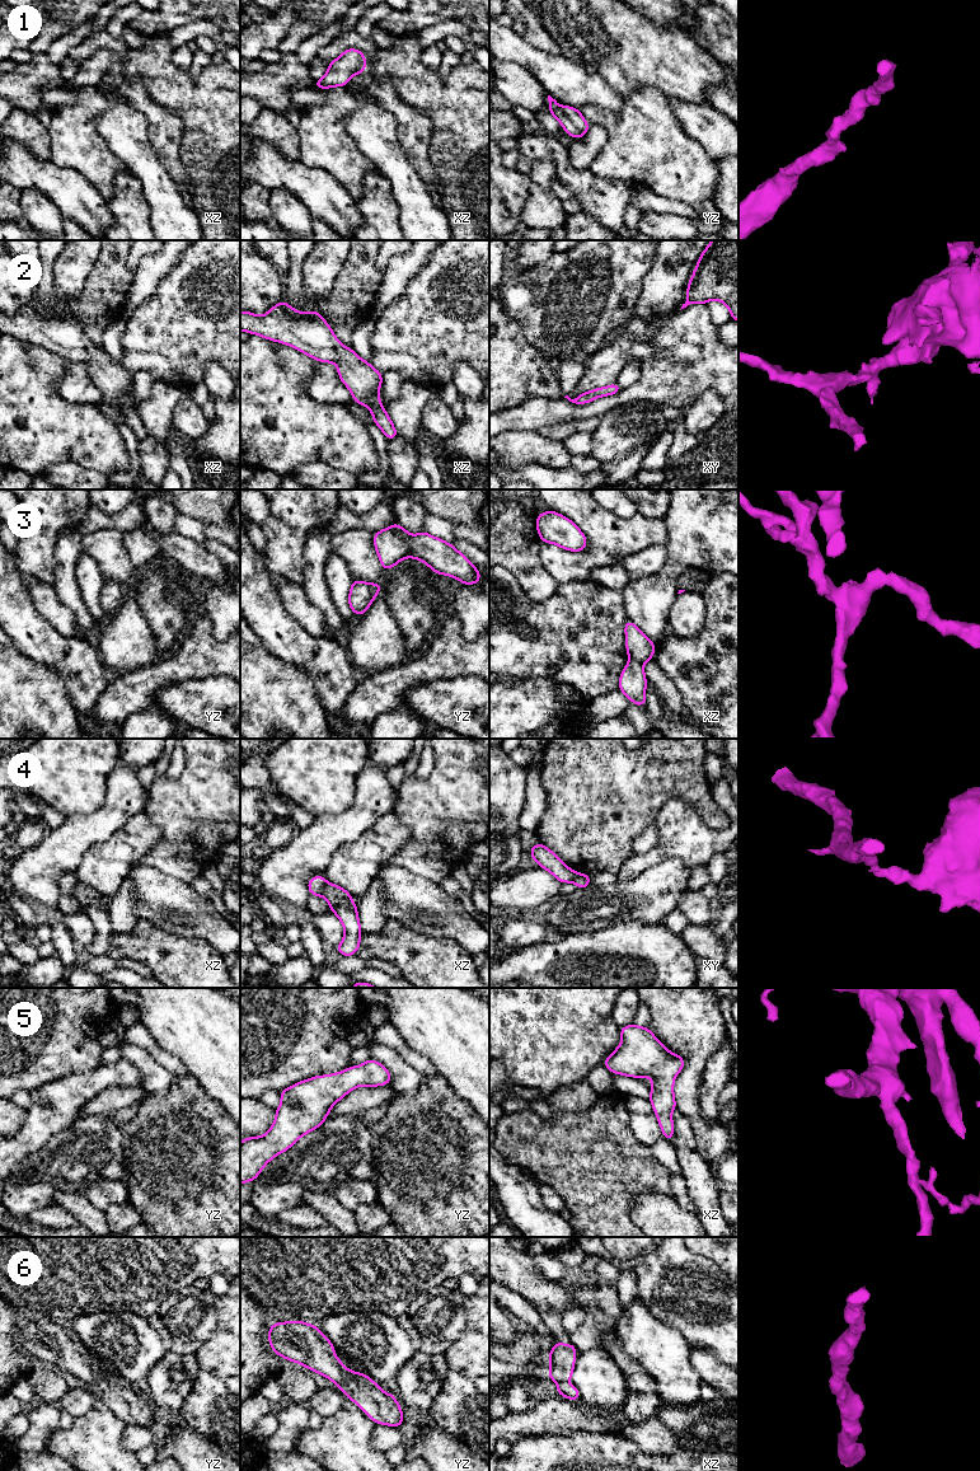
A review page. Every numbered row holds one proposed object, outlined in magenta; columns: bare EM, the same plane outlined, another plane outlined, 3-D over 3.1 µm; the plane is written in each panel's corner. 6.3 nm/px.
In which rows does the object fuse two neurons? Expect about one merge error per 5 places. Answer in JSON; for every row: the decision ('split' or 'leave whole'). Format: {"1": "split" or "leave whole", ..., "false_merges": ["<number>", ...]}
{"1": "leave whole", "2": "leave whole", "3": "leave whole", "4": "split", "5": "leave whole", "6": "leave whole", "false_merges": ["4"]}

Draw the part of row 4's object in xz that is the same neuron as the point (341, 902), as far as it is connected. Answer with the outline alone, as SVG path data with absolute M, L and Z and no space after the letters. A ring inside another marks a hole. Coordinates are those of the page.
M328 884L323 891L324 899L330 905L330 910L336 914L343 924L344 937L342 942L336 946L342 956L355 956L358 947L361 947L361 924L358 920L357 905L352 896L343 887Z

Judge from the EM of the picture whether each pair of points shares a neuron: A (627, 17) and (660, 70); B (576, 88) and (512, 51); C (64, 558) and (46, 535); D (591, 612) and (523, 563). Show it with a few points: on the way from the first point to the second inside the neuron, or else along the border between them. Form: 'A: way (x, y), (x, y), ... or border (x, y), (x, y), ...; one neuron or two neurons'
A: way (627, 29), (627, 37), (647, 57); one neuron
B: way (561, 78), (528, 56); one neuron
C: border (76, 525), (59, 534), (56, 577); two neurons
D: border (558, 584), (557, 589), (542, 600), (529, 598); two neurons

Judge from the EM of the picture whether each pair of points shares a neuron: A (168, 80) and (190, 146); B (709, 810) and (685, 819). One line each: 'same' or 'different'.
A: same
B: different

